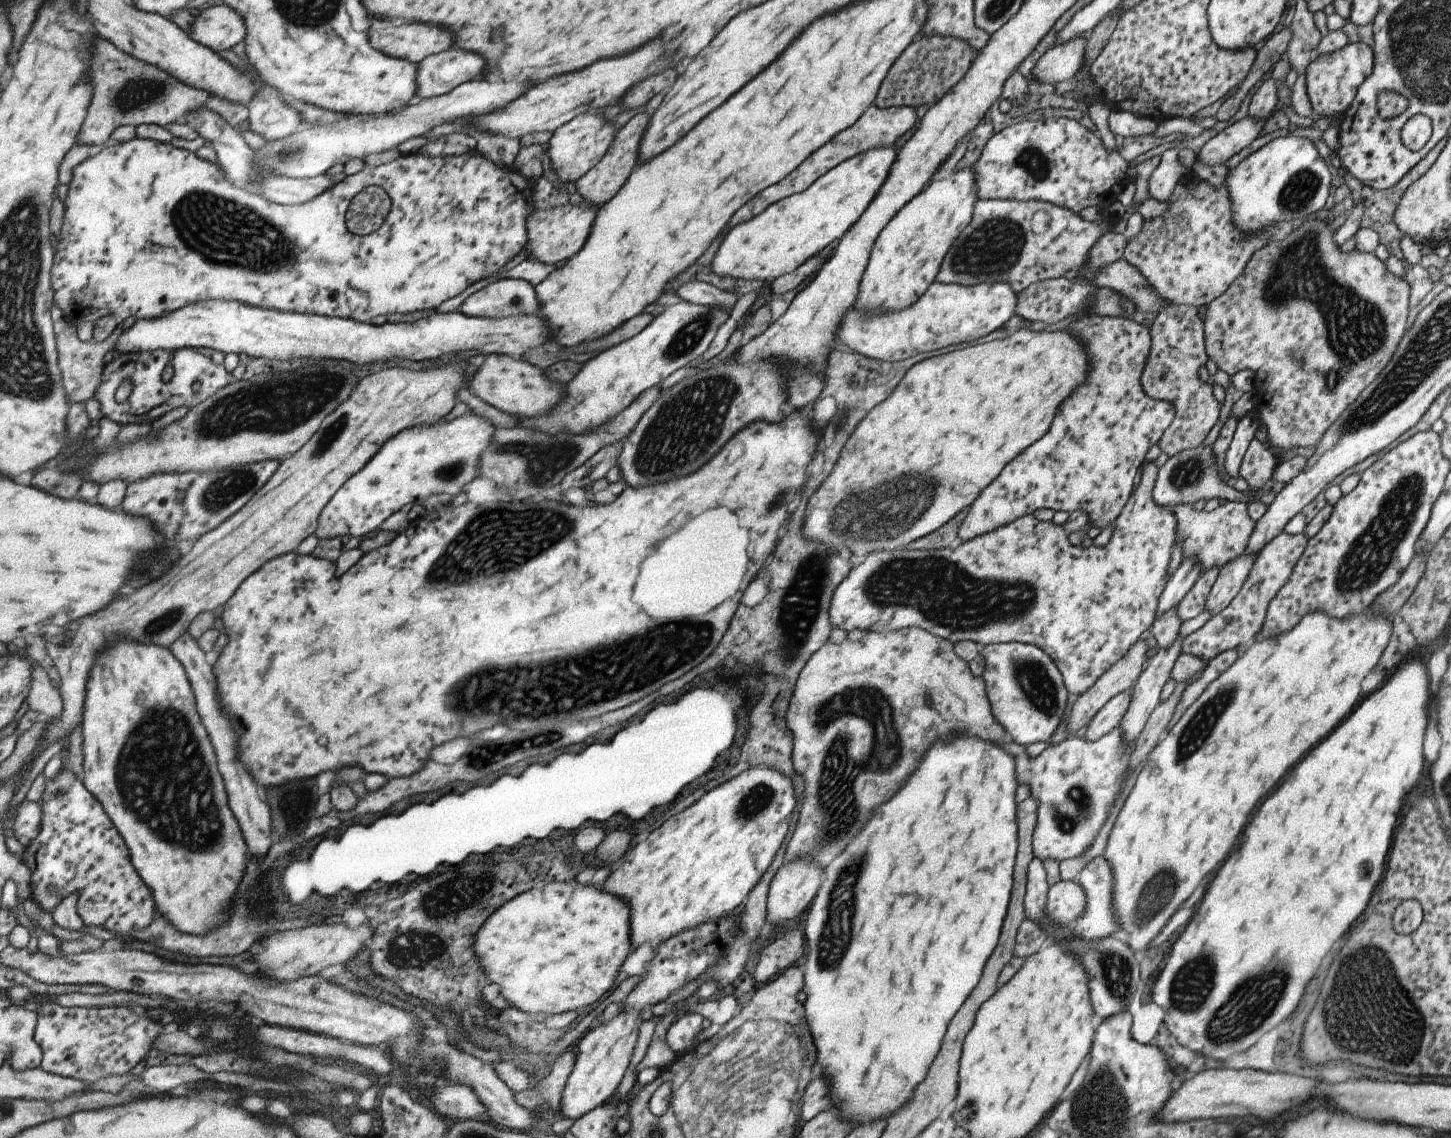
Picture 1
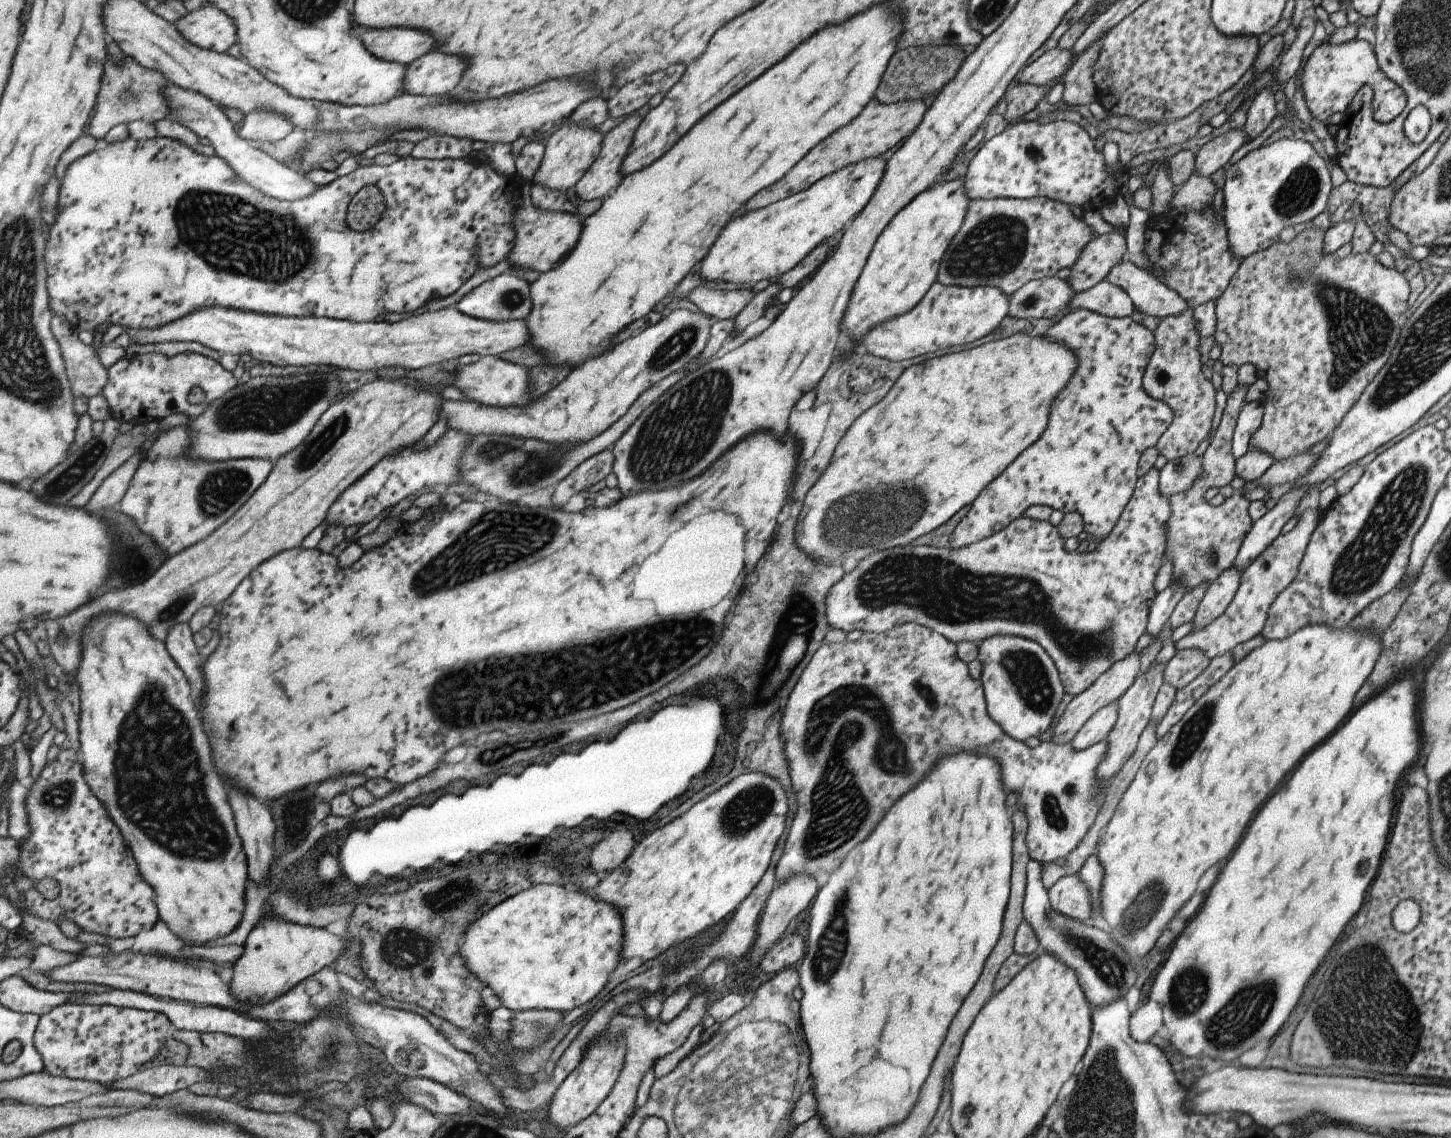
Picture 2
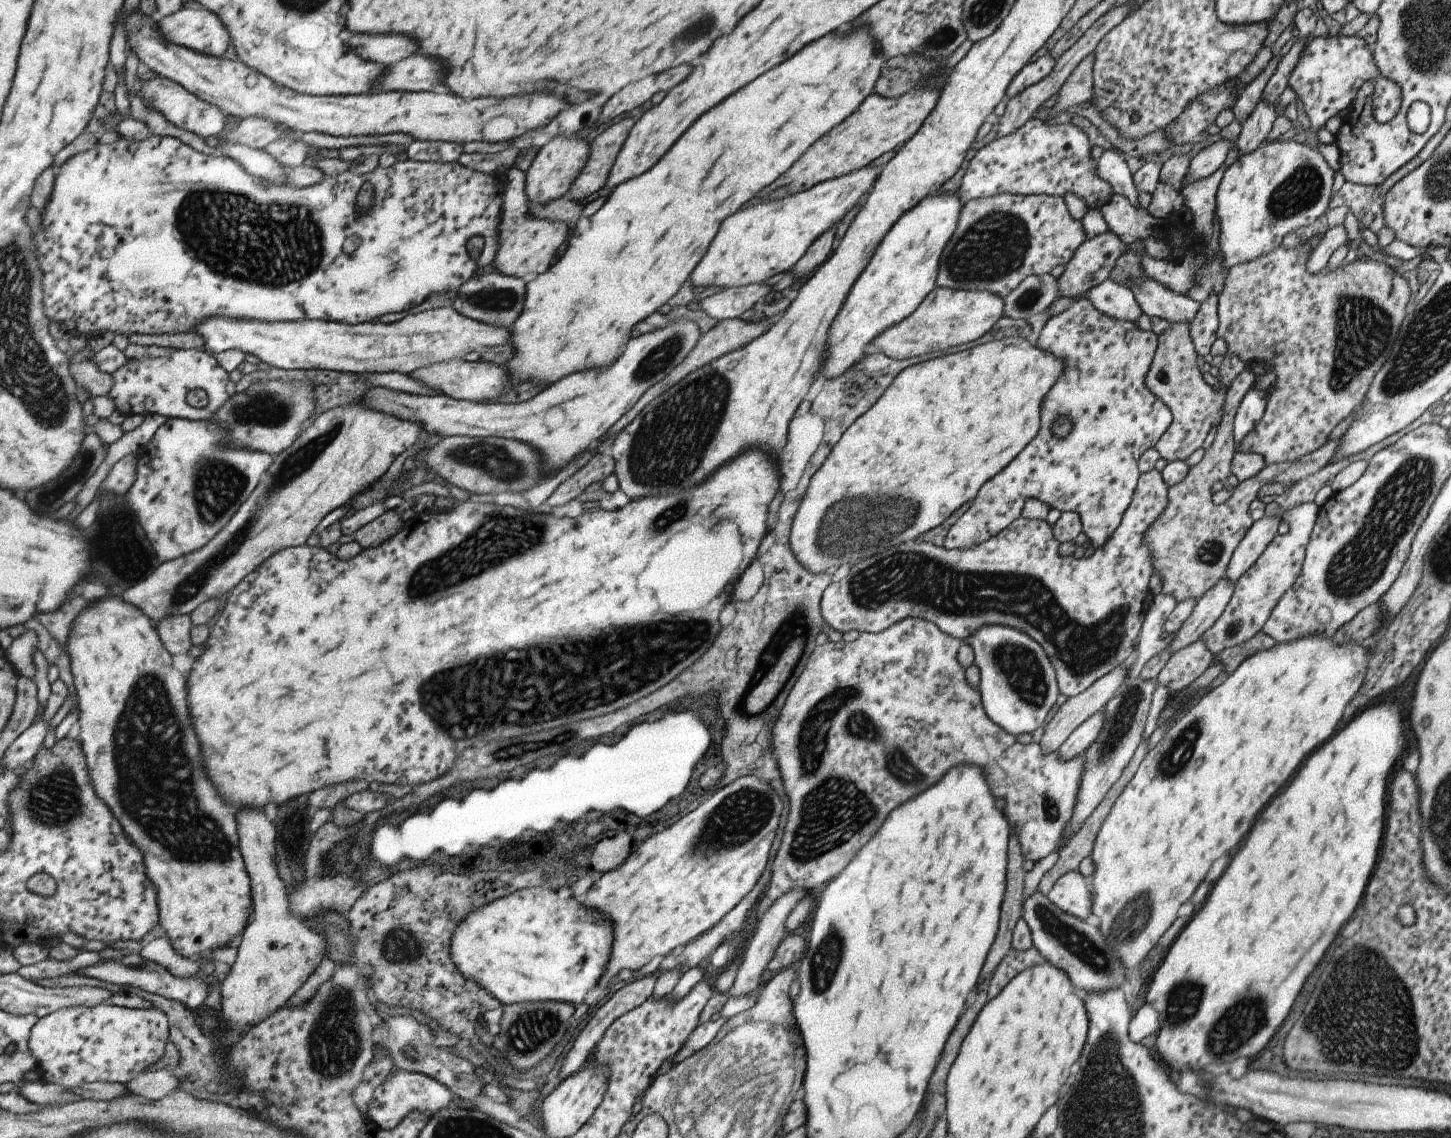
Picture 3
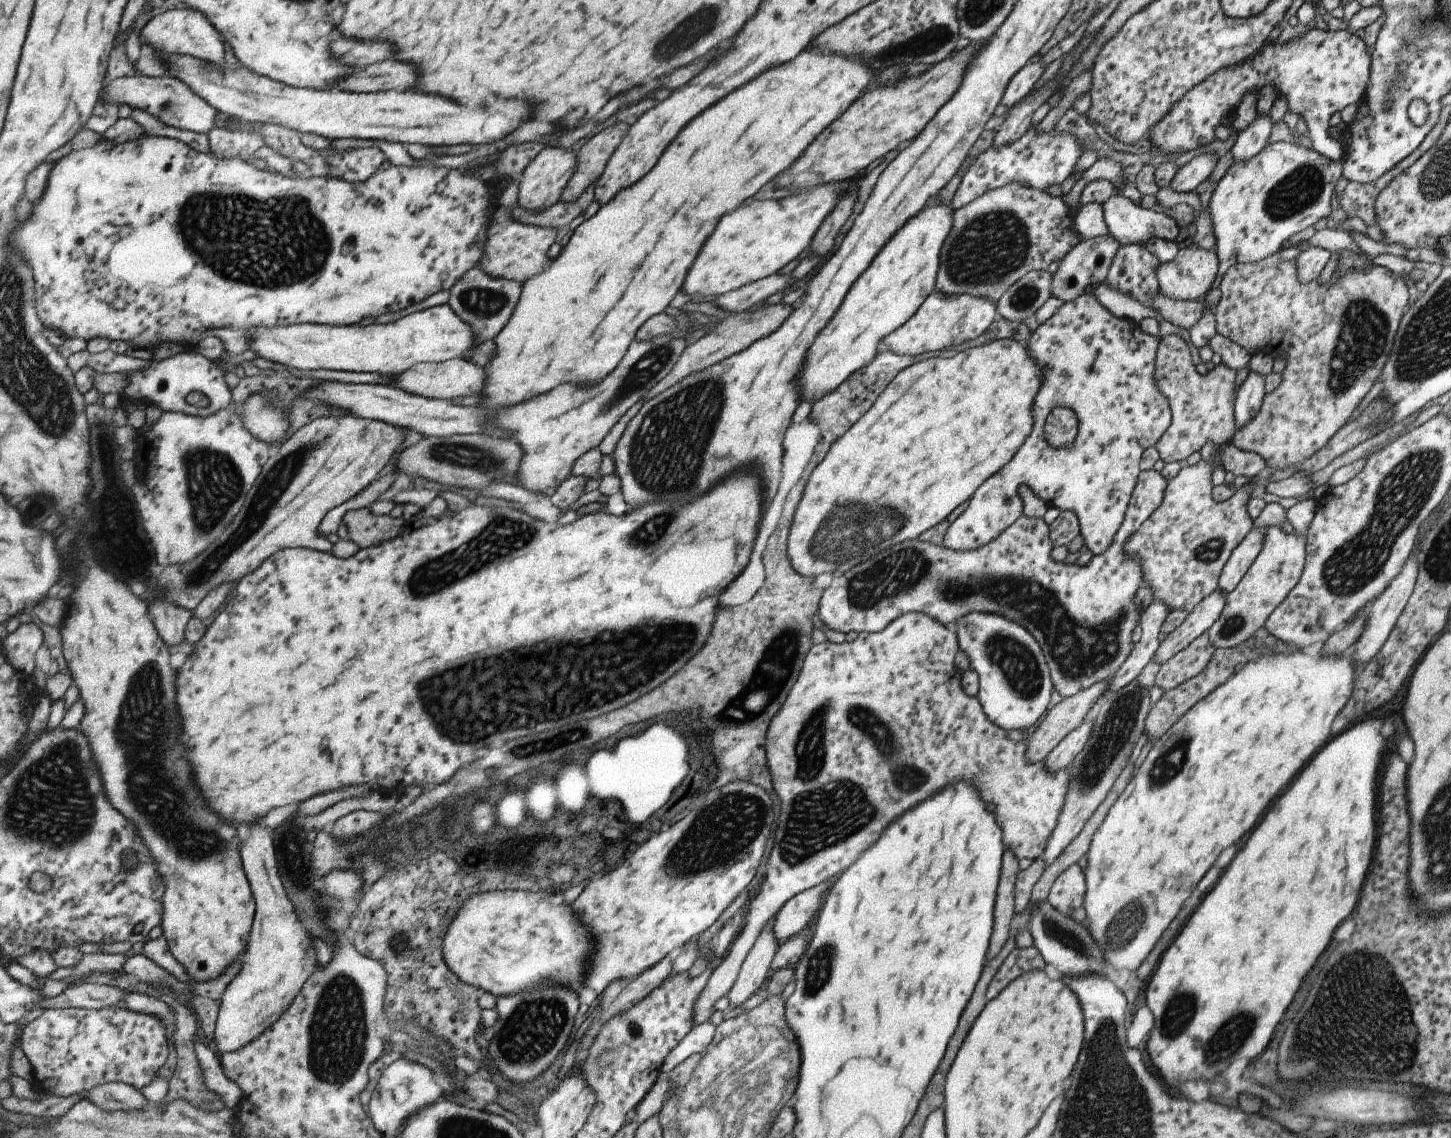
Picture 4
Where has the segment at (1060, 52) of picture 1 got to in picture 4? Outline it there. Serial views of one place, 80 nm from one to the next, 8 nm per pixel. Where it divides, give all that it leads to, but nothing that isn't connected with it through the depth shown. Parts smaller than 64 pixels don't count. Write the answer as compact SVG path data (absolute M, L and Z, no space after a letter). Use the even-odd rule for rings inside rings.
M1027 62L1009 80L1005 91L1003 92L1000 104L1005 105L1008 109L1028 94L1041 74L1045 71L1045 65L1041 62Z

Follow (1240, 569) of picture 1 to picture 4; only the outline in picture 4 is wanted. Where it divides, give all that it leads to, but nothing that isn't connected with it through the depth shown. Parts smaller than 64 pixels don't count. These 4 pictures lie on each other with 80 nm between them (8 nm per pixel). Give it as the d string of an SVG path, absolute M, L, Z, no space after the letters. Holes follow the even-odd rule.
M1216 589L1209 596L1205 596L1191 612L1187 613L1185 620L1163 638L1151 660L1157 664L1163 663L1186 648L1203 632L1208 632L1223 610L1225 595L1225 592Z

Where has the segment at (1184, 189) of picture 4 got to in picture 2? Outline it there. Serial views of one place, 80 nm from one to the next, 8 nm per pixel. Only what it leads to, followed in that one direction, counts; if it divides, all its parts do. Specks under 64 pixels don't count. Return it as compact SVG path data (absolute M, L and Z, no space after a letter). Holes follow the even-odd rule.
M1242 128L1218 135L1200 146L1190 162L1190 170L1195 174L1210 177L1213 172L1219 171L1224 164L1227 164L1233 152L1247 140L1242 134Z

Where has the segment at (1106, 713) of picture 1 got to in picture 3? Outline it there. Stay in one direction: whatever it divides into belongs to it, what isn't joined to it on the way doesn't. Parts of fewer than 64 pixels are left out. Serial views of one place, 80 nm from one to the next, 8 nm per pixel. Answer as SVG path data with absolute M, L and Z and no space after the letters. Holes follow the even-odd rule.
M1103 710L1093 714L1084 722L1081 722L1069 736L1067 740L1057 748L1059 760L1071 760L1075 756L1080 756L1095 742L1103 728L1105 722L1105 712Z

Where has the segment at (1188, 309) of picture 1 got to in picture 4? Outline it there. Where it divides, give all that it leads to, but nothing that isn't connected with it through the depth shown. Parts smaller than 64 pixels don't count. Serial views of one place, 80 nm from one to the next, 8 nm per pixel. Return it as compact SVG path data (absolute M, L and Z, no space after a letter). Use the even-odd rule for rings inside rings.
M1167 334L1158 340L1153 364L1155 386L1167 400L1170 410L1170 424L1155 444L1159 459L1163 463L1176 461L1182 464L1191 453L1199 451L1209 440L1214 448L1219 448L1219 458L1225 471L1235 477L1253 478L1263 470L1264 462L1253 452L1241 451L1231 444L1231 436L1236 432L1233 422L1234 392L1236 372L1222 363L1205 374L1199 375L1191 361L1186 342L1177 334Z

